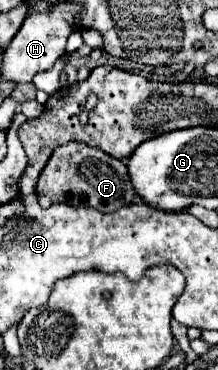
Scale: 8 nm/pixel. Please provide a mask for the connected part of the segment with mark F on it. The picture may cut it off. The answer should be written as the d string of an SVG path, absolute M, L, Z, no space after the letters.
M80 142L62 144L52 152L48 164L38 178L36 194L42 208L64 202L70 206L92 206L100 212L114 212L136 198L126 174L126 164L102 152L100 148L90 148L88 144Z

